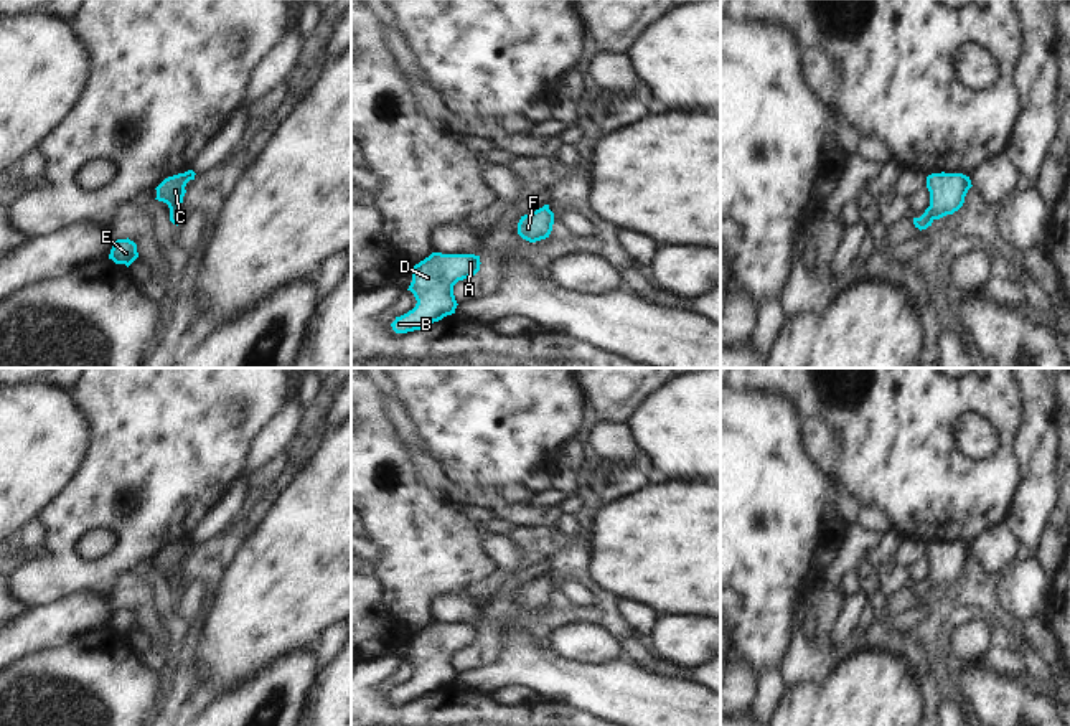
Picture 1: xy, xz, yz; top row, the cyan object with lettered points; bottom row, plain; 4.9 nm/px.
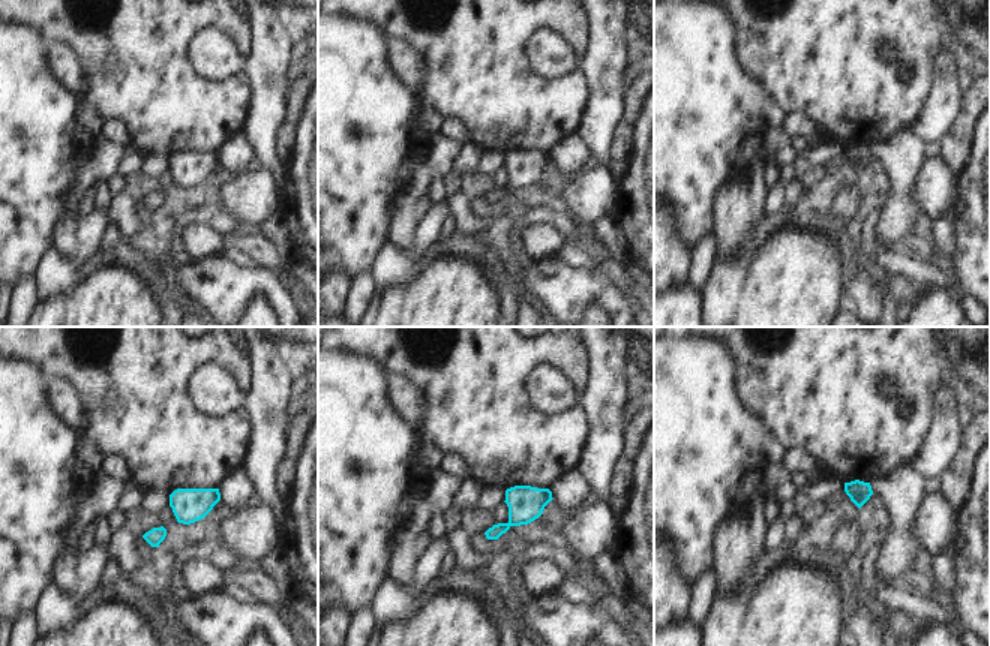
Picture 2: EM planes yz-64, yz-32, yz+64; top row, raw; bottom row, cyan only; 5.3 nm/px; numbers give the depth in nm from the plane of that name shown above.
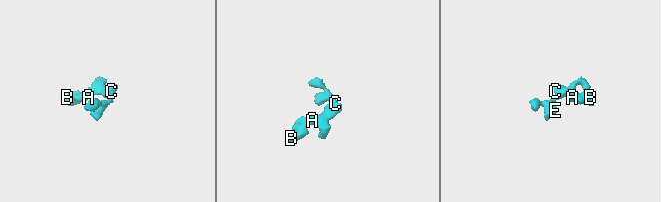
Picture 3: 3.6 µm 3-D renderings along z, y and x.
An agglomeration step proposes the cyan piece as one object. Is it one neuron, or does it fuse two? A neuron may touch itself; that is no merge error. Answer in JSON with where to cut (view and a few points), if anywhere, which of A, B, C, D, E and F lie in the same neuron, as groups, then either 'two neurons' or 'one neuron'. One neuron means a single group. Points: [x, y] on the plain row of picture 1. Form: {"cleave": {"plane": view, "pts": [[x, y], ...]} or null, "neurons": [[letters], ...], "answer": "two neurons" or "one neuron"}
{"cleave": null, "neurons": [["A", "B", "C", "D", "E", "F"]], "answer": "one neuron"}

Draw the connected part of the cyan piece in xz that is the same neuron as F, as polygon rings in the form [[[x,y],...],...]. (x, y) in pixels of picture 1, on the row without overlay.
[[[544,574],[531,584],[521,586],[518,592],[518,604],[529,612],[536,612],[549,607],[552,594],[554,582],[549,579],[549,574]]]

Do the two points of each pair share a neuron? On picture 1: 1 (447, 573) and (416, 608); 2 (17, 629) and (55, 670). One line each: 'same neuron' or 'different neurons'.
1: same neuron
2: different neurons

